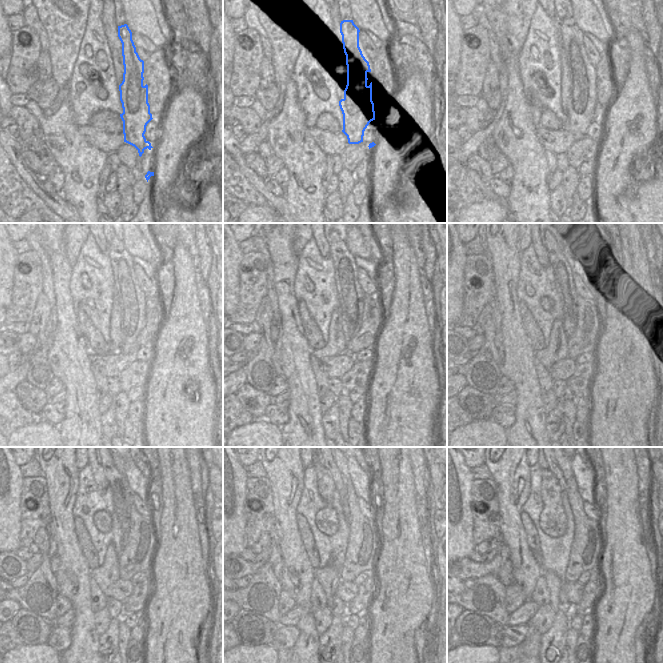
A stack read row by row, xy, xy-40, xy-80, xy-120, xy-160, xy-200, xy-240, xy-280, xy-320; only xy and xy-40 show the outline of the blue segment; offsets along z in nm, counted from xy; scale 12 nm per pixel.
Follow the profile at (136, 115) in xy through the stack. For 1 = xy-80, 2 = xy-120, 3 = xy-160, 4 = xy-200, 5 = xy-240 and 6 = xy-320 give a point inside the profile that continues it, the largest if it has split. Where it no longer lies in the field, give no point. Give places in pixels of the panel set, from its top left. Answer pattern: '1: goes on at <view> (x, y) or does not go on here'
1: goes on at xy-80 (581, 105)
2: goes on at xy-120 (126, 288)
3: goes on at xy-160 (350, 293)
4: goes on at xy-200 (565, 256)
5: goes on at xy-240 (113, 467)
6: goes on at xy-320 (560, 467)

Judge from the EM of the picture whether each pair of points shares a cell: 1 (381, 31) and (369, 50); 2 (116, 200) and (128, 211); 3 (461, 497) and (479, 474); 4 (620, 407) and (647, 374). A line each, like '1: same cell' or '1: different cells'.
1: different cells
2: different cells
3: different cells
4: same cell

